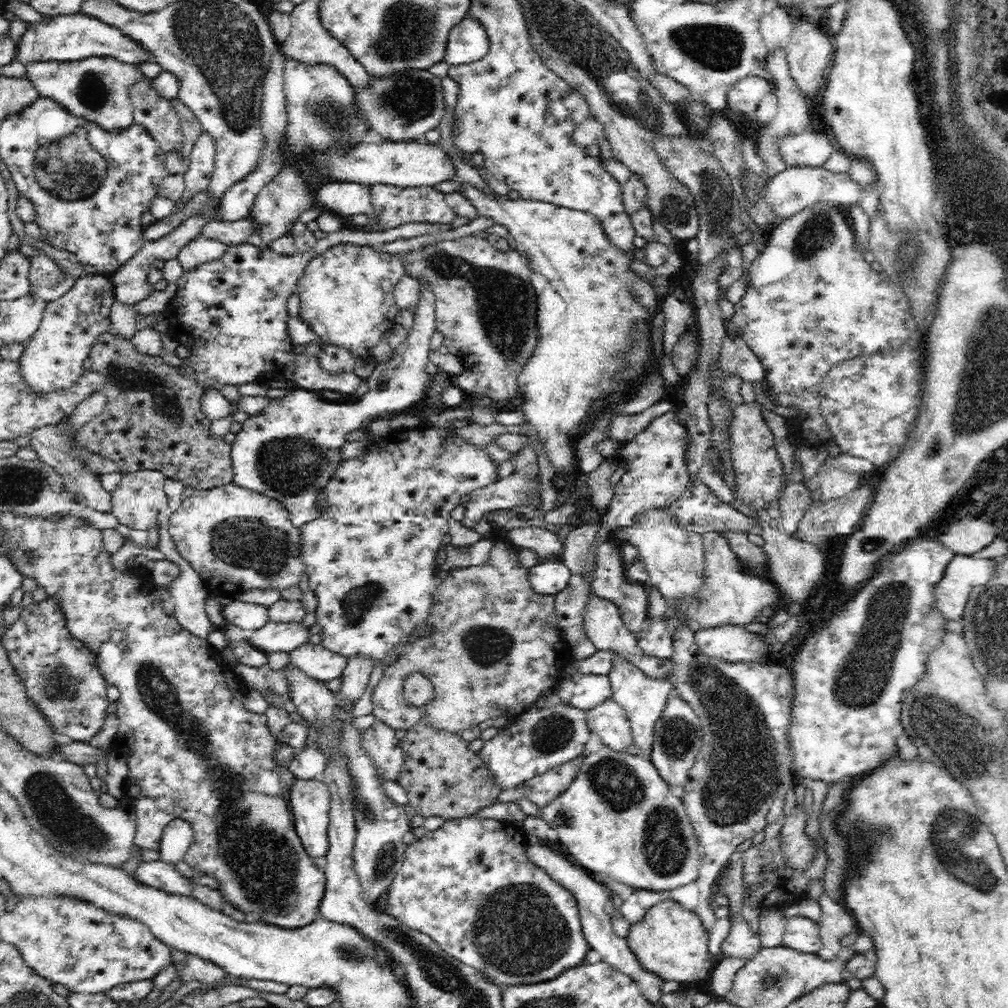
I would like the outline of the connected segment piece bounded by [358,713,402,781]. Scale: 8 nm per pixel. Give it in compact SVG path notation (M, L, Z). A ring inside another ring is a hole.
M373 716L370 726L358 738L358 747L378 770L379 777L395 781L402 766L402 750L398 748L395 729Z

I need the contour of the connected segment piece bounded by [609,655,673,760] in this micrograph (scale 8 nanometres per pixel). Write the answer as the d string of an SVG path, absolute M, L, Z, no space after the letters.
M617 656L618 664L609 675L611 680L611 696L624 707L626 716L631 726L632 745L630 750L634 754L644 754L651 760L654 746L654 727L668 698L668 692L672 690L671 681L665 678L648 678L646 673L634 663L629 663L624 657Z

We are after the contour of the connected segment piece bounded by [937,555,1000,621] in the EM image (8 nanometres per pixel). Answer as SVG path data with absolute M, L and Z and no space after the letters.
M956 555L946 569L942 582L937 584L937 600L950 621L964 618L971 592L997 578L998 562L976 558L975 555Z

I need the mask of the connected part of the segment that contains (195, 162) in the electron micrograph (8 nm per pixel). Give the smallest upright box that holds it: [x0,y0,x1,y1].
[183,131,215,198]

